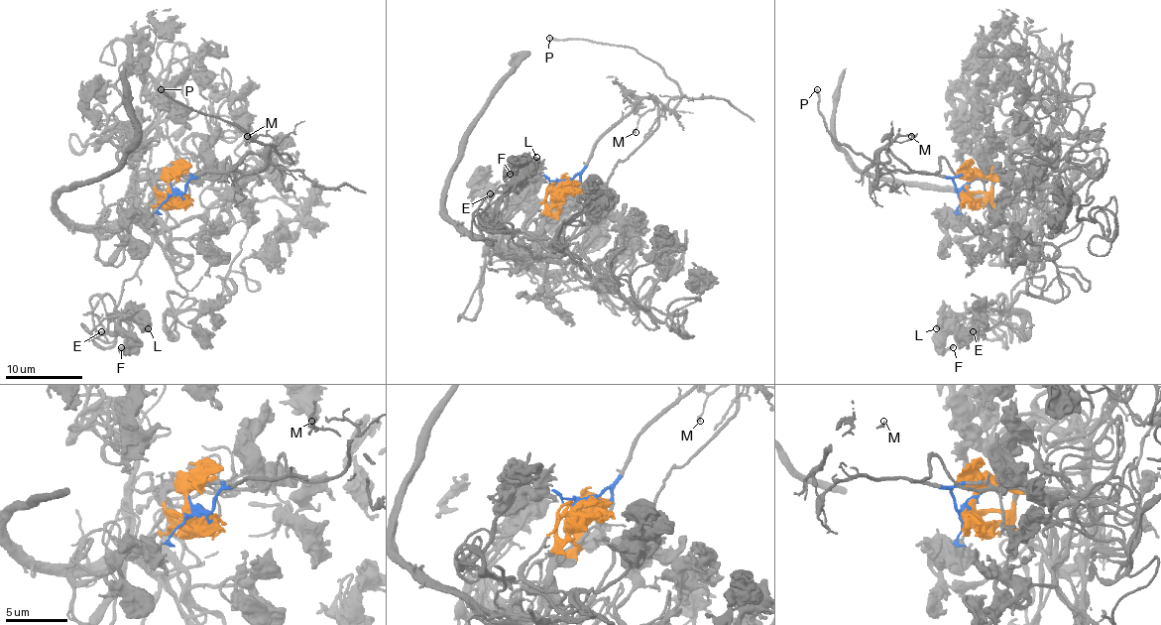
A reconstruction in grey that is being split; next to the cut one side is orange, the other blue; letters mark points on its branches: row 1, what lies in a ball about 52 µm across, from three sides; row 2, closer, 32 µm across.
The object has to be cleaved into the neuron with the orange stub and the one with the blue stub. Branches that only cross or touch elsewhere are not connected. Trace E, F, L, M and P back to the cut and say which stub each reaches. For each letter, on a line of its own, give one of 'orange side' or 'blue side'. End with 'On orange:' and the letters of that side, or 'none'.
E: orange side
F: orange side
L: orange side
M: blue side
P: blue side
On orange: E, F, L

